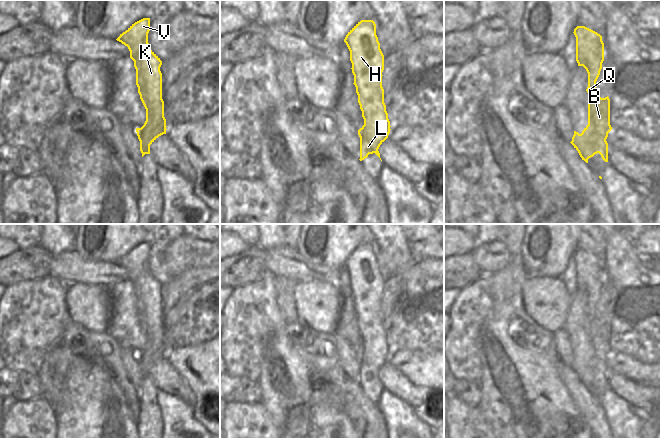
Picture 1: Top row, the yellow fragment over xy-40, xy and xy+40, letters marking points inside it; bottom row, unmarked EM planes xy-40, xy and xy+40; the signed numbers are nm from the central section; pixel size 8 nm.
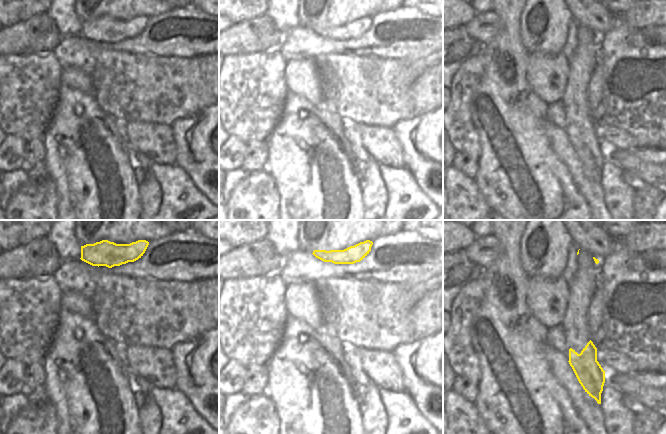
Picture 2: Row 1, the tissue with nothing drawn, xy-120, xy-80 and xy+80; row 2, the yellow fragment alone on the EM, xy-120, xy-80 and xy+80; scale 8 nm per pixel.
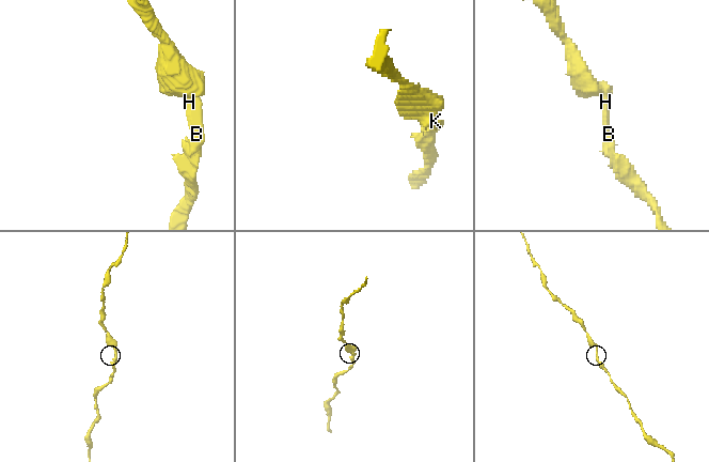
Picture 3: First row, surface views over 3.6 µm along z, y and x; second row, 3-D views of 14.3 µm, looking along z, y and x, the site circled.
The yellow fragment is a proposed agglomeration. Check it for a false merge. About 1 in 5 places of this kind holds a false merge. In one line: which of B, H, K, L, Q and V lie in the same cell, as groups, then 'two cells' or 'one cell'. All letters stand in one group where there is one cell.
B H K L Q V | one cell

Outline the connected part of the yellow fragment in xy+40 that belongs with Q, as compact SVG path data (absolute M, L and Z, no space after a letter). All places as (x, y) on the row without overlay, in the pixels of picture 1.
M577 250L573 257L576 261L576 285L588 297L588 349L581 358L574 355L570 367L586 387L597 377L608 386L606 363L612 354L610 323L608 320L601 322L600 316L596 314L596 305L604 285L604 267L600 258L585 250Z

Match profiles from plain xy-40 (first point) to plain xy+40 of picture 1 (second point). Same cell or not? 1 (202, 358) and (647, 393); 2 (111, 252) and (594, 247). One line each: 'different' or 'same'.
1: different
2: different

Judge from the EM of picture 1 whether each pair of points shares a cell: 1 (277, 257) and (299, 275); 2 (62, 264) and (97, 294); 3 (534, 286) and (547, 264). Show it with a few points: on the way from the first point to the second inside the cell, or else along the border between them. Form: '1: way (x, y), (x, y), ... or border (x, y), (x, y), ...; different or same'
1: way (282, 261), (285, 261), (294, 270); same
2: border (75, 282), (96, 283), (107, 288); different
3: border (528, 275), (559, 278); different

